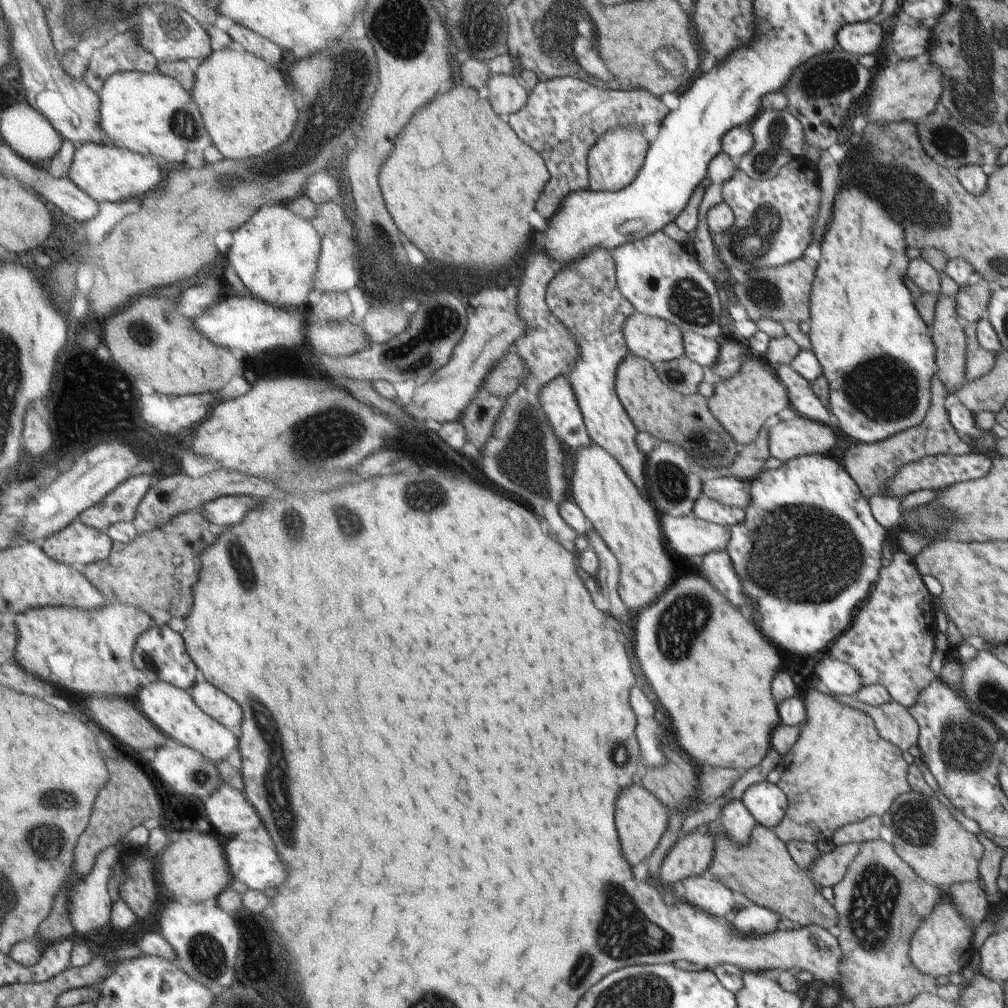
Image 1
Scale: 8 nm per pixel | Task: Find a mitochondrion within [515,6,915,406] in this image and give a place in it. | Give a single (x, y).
(763, 234)

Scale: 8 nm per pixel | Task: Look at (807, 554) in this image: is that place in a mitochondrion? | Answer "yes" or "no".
yes

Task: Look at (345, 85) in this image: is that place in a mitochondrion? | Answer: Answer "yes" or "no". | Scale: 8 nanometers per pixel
yes

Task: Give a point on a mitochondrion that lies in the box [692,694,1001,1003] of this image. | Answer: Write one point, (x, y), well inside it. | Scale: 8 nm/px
(875, 893)

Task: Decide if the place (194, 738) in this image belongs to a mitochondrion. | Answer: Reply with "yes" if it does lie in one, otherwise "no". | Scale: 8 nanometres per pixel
no

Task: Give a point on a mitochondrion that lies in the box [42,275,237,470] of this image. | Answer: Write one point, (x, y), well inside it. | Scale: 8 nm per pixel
(144, 334)

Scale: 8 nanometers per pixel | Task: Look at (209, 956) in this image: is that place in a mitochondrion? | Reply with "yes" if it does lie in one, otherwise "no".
yes

